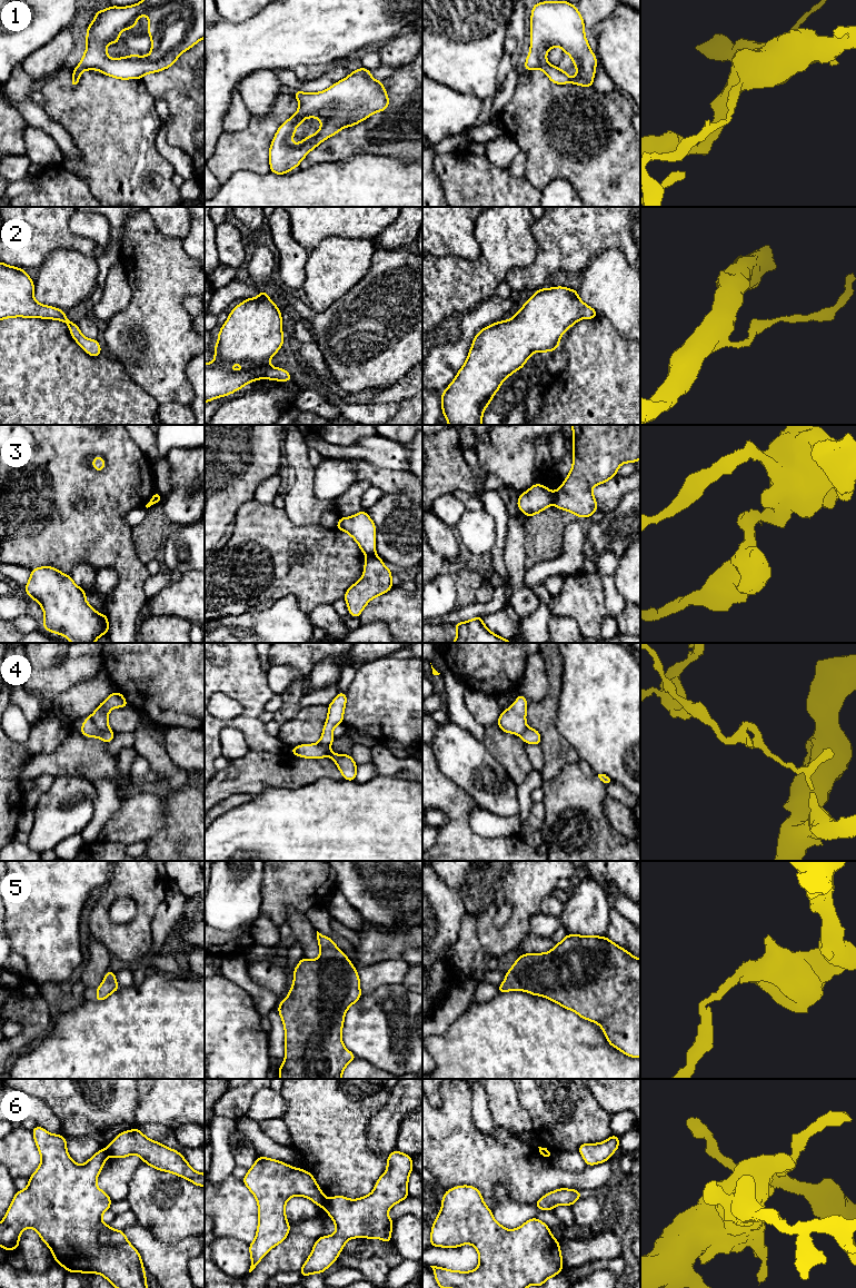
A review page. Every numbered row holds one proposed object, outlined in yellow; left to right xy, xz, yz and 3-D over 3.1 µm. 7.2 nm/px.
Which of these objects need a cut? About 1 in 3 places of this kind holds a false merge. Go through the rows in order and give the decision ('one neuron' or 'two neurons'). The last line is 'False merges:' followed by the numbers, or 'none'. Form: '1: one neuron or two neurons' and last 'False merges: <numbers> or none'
1: one neuron
2: one neuron
3: two neurons
4: one neuron
5: one neuron
6: two neurons
False merges: 3, 6

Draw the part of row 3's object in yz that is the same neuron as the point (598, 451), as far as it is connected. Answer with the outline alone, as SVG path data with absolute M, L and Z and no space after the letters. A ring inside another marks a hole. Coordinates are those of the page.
M571 425L573 467L565 482L555 492L554 504L577 517L589 518L598 505L591 487L606 483L617 475L621 464L640 459L640 425Z

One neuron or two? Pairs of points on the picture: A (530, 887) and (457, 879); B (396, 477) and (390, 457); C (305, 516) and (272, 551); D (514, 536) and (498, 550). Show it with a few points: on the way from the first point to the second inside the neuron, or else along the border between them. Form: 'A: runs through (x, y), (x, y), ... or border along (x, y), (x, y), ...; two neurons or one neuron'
A: border along (489, 872), (485, 877), (487, 888); two neurons
B: border along (368, 462), (379, 467), (406, 471); two neurons
C: border along (284, 508), (287, 516), (297, 525), (319, 524); two neurons
D: border along (508, 518), (505, 546), (506, 570); two neurons

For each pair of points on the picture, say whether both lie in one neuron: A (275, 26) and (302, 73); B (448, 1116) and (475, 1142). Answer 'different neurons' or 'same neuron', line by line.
A: different neurons
B: same neuron

